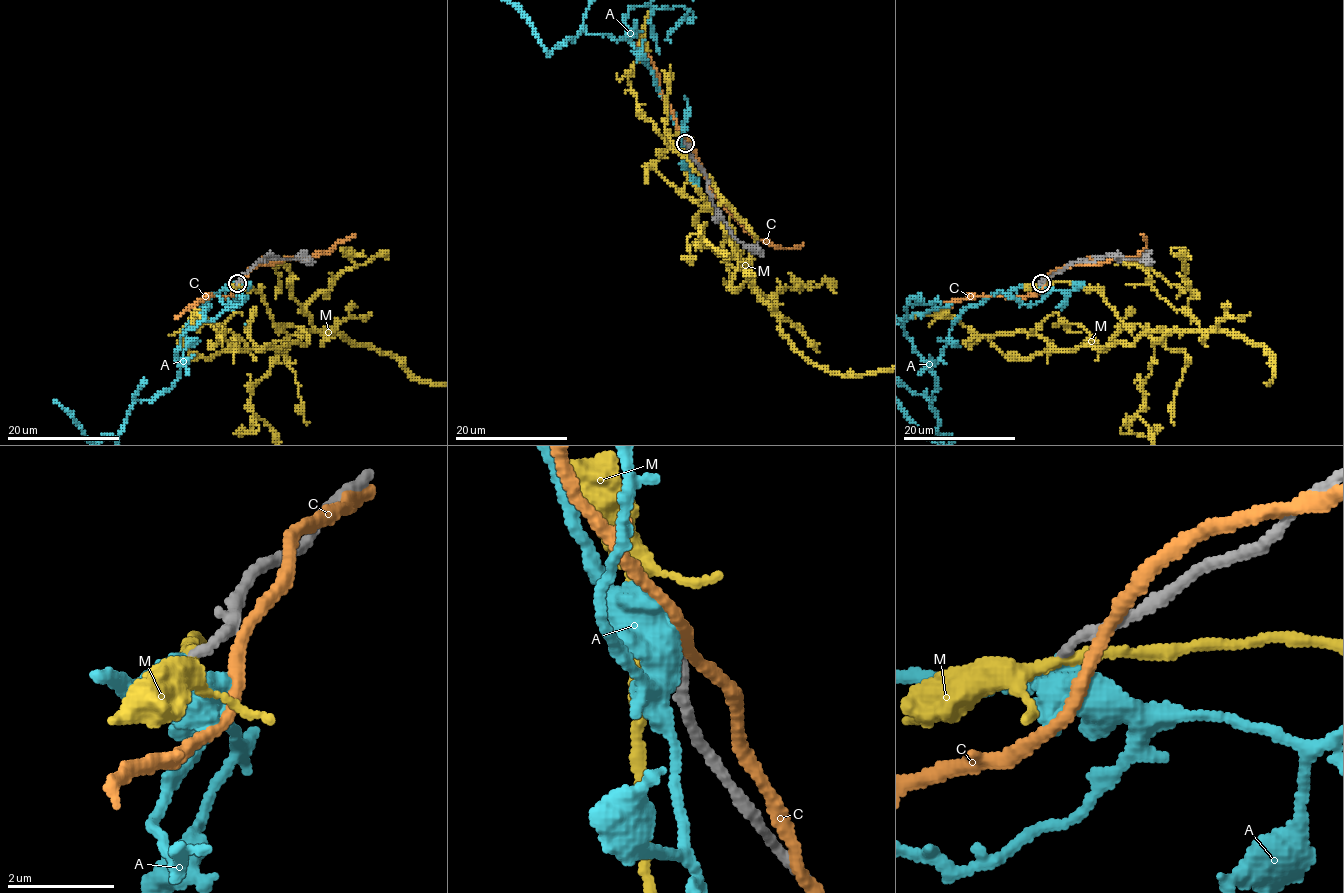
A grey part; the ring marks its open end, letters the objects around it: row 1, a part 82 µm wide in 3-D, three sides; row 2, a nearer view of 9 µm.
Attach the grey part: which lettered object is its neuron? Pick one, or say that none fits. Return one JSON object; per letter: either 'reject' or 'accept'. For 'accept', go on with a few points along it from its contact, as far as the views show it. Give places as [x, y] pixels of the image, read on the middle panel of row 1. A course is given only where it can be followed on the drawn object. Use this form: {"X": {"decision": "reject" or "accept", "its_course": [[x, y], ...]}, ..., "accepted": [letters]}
{"A": {"decision": "accept"}, "C": {"decision": "reject"}, "M": {"decision": "reject"}, "accepted": ["A"]}

